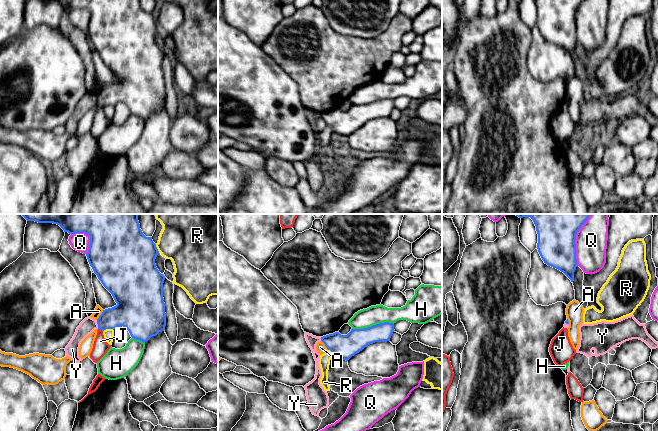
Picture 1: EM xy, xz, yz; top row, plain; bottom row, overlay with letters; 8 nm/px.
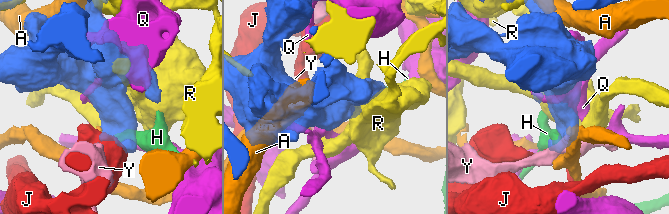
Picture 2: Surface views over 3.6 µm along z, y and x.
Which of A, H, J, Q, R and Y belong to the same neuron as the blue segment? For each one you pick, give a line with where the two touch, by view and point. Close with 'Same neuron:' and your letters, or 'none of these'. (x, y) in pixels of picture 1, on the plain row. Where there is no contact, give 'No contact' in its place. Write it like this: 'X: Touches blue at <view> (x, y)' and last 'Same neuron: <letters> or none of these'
Same neuron: none of these

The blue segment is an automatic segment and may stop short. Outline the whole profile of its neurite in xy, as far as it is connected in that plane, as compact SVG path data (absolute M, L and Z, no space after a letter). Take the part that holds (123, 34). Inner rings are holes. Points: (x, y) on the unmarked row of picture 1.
M57 0L69 10L85 9L90 12L90 21L86 30L88 38L103 62L112 70L116 82L103 86L97 95L98 105L116 105L125 103L132 114L147 118L151 113L165 106L166 89L163 74L165 52L156 43L155 35L159 29L152 13L146 13L140 0Z

